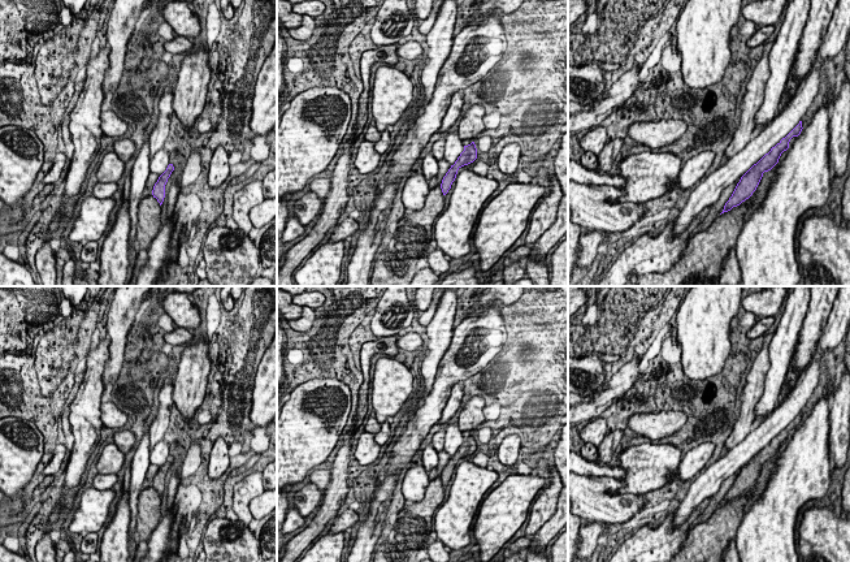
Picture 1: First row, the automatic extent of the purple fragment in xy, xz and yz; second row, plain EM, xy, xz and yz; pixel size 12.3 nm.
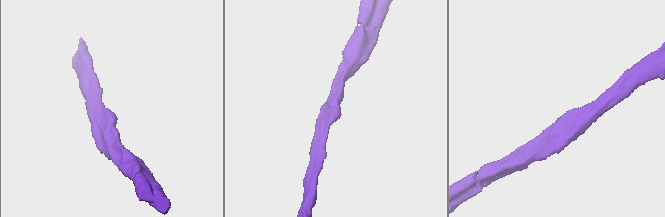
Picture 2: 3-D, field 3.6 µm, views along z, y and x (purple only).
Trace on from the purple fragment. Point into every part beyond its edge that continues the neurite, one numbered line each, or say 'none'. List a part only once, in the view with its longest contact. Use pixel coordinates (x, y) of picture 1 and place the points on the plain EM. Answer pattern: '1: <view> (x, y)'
1: yz (716, 500)

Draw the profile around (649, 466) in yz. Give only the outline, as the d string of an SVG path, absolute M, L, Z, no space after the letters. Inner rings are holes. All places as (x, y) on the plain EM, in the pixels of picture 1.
M641 444L620 454L620 464L626 471L625 485L619 494L645 494L667 485L677 472L681 450L673 444Z

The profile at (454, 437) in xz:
M457 423L448 424L444 429L444 450L450 457L454 457L460 445L464 442L463 432Z

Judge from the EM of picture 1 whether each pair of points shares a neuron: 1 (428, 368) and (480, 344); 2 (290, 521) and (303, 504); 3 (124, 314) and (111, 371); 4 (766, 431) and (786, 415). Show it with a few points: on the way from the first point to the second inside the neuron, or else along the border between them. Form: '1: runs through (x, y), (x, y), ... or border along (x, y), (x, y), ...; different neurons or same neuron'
1: border along (452, 336), (429, 392); different neurons
2: border along (294, 508), (303, 518); different neurons
3: runs through (117, 328), (112, 357); same neuron
4: runs through (771, 427), (781, 416); same neuron

